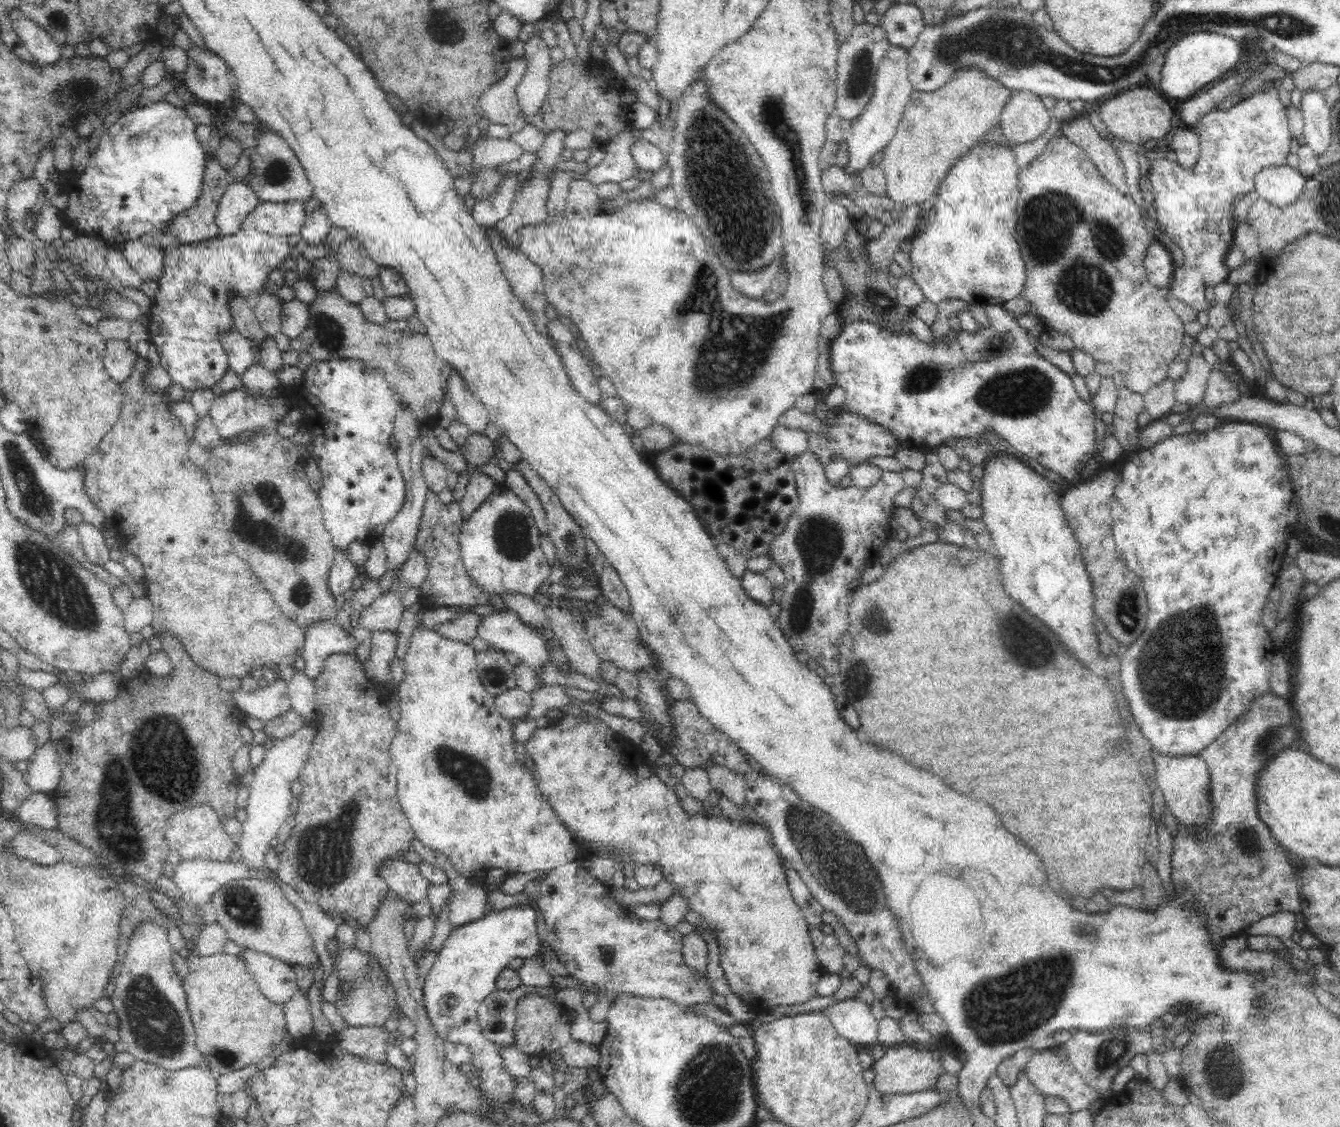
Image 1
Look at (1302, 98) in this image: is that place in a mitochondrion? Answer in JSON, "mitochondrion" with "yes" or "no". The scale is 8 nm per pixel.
{"mitochondrion":"no"}

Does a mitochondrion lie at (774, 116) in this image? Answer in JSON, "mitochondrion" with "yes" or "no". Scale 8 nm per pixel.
{"mitochondrion":"yes"}

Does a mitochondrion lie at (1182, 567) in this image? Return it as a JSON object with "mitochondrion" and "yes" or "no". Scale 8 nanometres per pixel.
{"mitochondrion":"no"}

